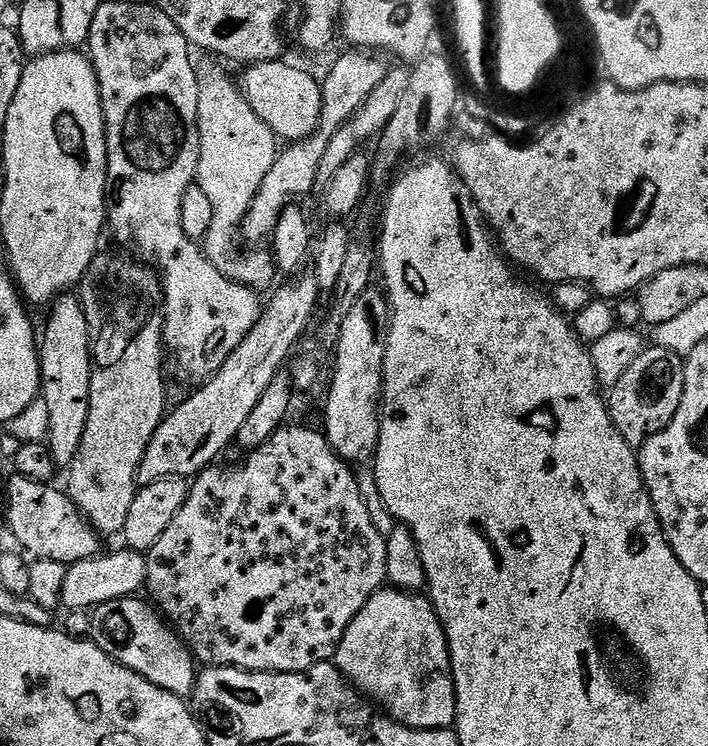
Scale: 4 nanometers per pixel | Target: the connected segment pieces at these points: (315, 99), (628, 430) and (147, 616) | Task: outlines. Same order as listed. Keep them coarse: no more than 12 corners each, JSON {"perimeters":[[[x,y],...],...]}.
{"perimeters":[[[280,60],[243,69],[249,106],[284,142],[316,133],[321,81]],[[648,346],[607,393],[622,438],[644,443],[672,421],[681,353]],[[151,603],[91,609],[90,639],[170,694],[191,697],[197,661]]]}

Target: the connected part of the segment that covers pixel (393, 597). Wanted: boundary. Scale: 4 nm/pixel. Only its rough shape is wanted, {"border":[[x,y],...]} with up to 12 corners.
{"border":[[381,588],[334,663],[399,724],[455,725],[427,595]]}

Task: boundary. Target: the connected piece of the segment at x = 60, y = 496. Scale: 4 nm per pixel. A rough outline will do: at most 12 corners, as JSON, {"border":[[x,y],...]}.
{"border":[[19,474],[8,528],[29,557],[71,566],[101,533],[67,491]]}

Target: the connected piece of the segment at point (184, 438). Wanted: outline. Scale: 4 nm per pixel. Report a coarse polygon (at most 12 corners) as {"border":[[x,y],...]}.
{"border":[[280,287],[150,440],[137,479],[190,478],[232,444],[316,306]]}

